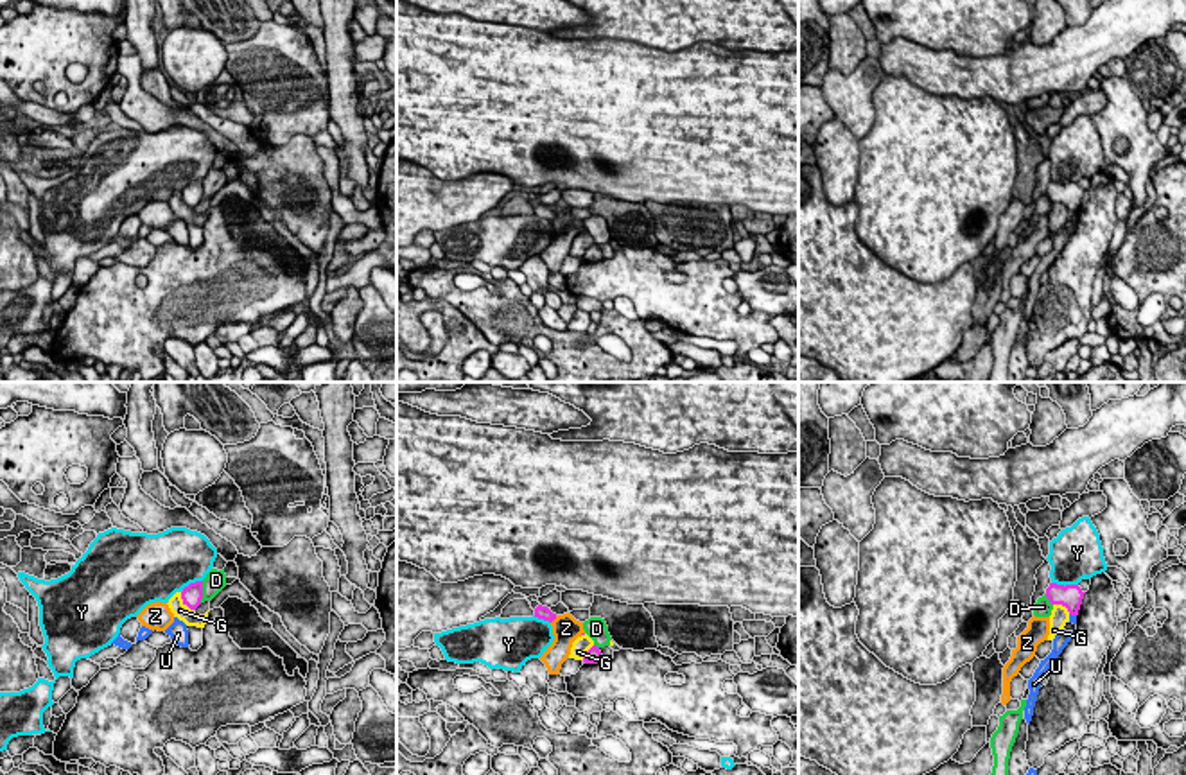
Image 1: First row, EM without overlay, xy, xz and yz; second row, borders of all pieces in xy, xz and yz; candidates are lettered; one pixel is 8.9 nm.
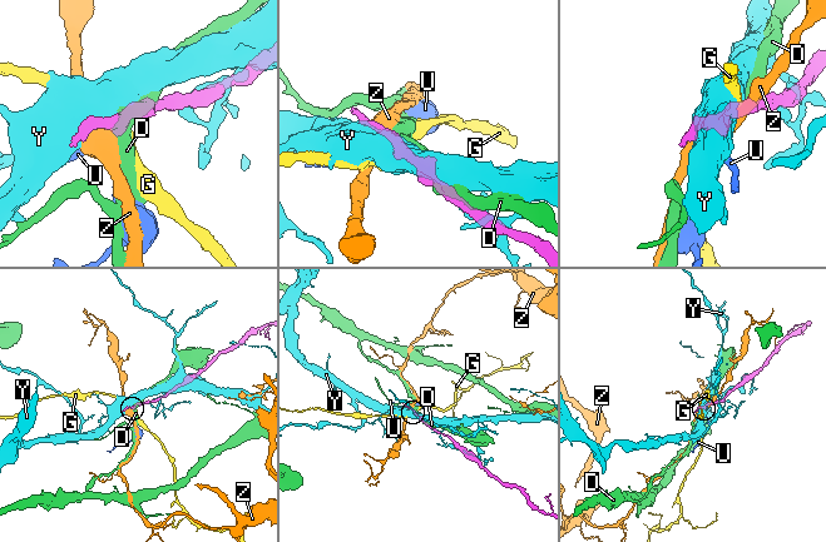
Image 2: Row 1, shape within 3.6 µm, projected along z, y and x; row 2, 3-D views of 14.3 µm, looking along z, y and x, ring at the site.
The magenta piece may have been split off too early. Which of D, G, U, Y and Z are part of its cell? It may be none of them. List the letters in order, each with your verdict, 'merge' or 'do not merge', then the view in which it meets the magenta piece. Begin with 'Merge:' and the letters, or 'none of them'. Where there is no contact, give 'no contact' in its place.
Merge: none of them
D: do not merge; contact in xy
G: do not merge; contact in xy
U: do not merge; contact in yz
Y: do not merge; contact in yz
Z: do not merge; contact in xz

